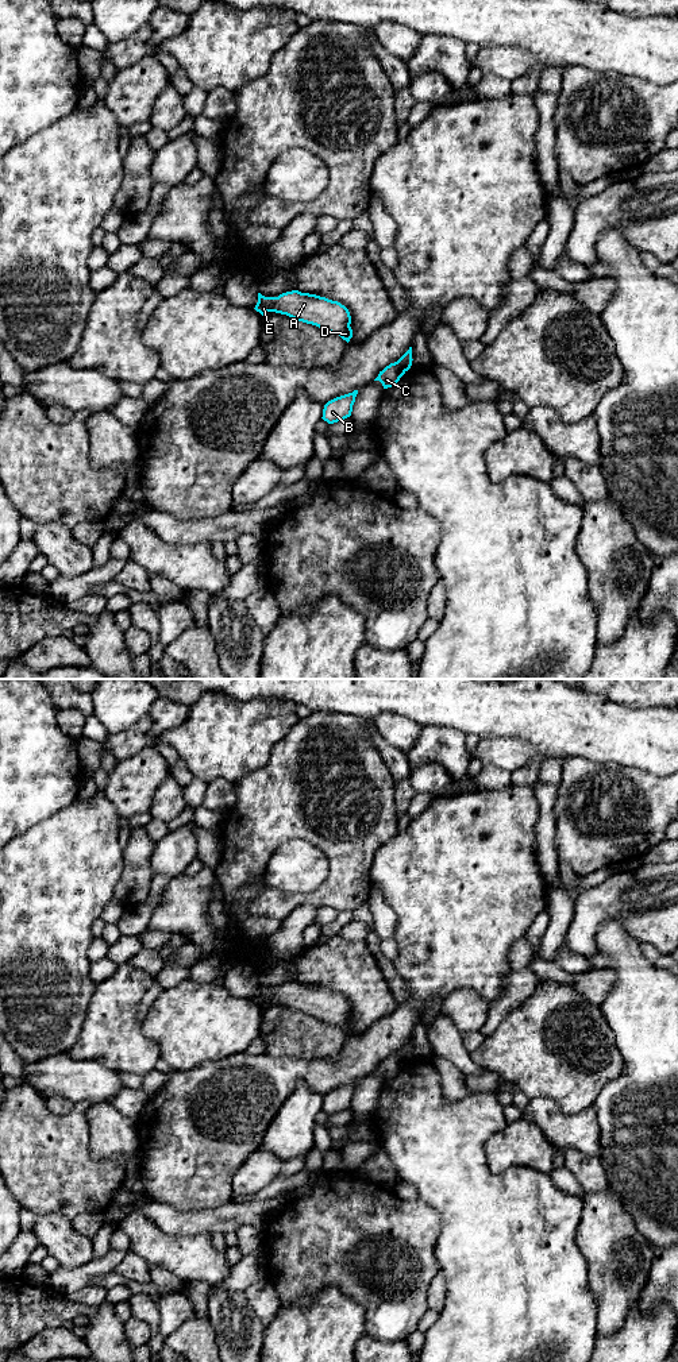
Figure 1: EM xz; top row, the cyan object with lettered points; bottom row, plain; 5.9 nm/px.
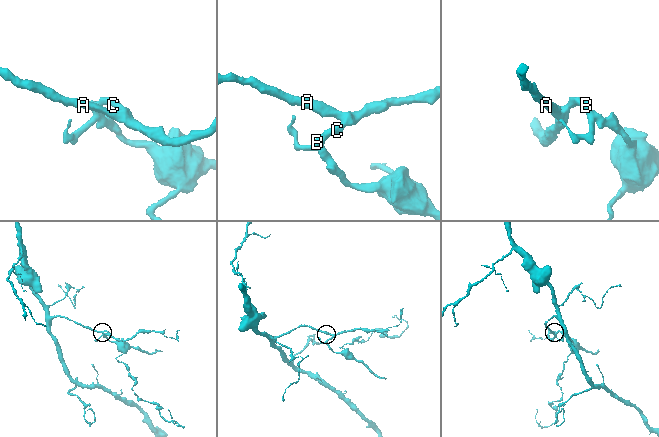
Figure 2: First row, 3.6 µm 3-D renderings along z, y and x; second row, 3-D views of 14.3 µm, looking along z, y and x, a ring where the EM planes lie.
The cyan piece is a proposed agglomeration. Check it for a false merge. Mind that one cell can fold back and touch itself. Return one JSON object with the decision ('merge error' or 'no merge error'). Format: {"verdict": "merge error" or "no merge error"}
{"verdict": "merge error"}

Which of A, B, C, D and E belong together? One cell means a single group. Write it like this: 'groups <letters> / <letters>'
groups A D E / B C

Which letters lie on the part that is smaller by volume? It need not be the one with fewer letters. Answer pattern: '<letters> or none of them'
B, C

